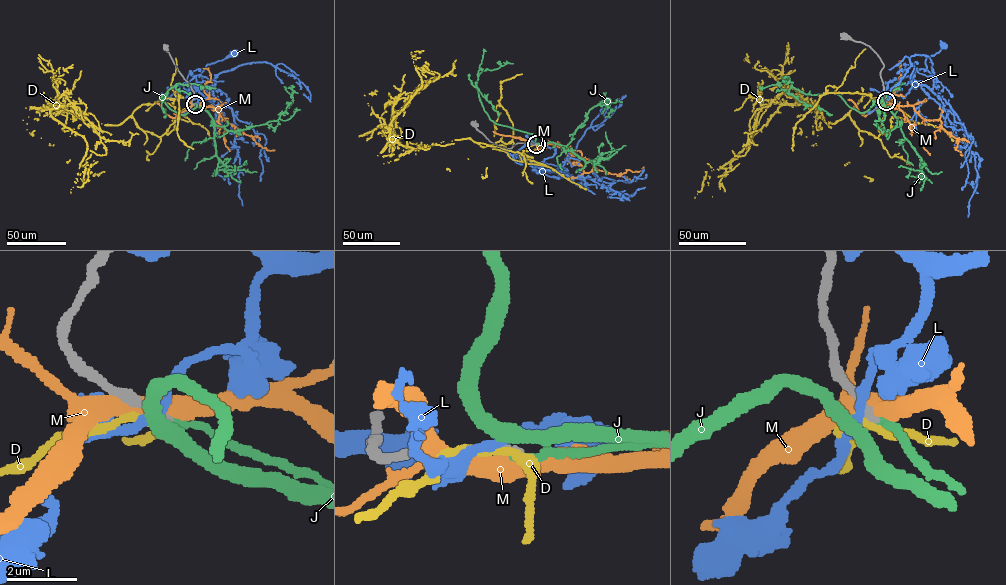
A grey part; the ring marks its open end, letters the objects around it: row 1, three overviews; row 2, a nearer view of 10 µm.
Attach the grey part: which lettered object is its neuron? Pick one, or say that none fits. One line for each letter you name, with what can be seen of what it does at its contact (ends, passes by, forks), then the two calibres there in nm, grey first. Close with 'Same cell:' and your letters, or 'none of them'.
J: it forks | 200/160 nm
Same cell: J

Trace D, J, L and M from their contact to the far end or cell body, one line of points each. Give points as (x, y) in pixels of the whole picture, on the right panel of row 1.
D: (885, 102), (877, 137), (859, 130), (848, 115), (828, 127), (819, 108), (782, 105), (698, 191), (705, 171)
J: (885, 102), (861, 112), (835, 92), (807, 94), (784, 77), (793, 82)
L: (885, 101), (887, 95), (881, 94), (888, 83), (927, 68), (927, 57), (938, 52), (944, 45)
M: (885, 101), (911, 105), (926, 119), (940, 120), (943, 128), (957, 138), (955, 148), (961, 154)

